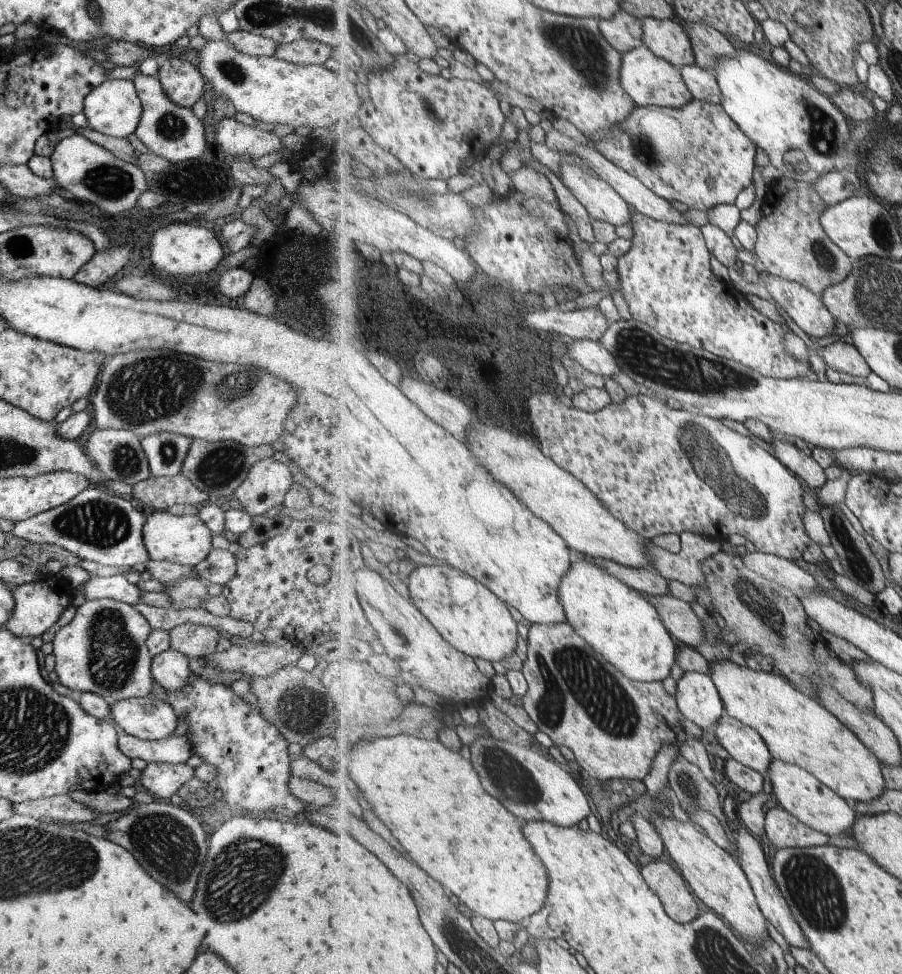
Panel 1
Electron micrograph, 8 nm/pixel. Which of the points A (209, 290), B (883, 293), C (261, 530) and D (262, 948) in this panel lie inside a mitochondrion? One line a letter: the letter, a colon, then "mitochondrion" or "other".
A: other
B: mitochondrion
C: other
D: other

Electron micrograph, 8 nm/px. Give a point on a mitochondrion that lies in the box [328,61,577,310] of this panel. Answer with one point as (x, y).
(430, 108)

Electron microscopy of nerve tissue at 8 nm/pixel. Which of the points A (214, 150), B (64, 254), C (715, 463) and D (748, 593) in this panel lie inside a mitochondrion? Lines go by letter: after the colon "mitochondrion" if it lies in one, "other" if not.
A: other
B: mitochondrion
C: mitochondrion
D: mitochondrion

